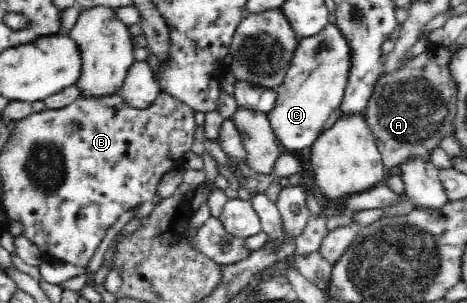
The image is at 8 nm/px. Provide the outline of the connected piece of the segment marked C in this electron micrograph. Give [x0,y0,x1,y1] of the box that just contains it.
[268,23,352,152]

